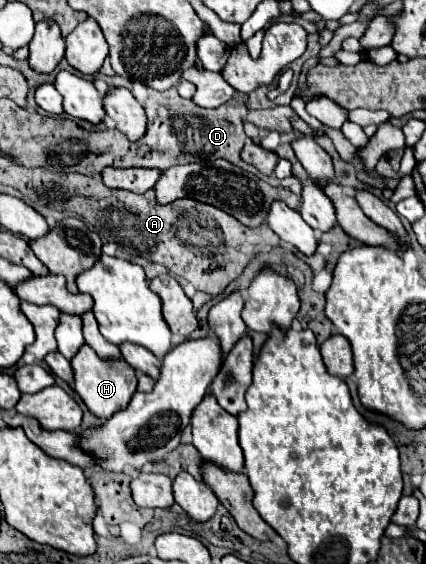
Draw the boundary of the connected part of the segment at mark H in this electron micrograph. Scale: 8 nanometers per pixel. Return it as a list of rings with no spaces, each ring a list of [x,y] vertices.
[[[83,344],[83,348],[75,354],[75,358],[71,360],[71,366],[75,374],[75,392],[81,396],[89,412],[95,414],[99,420],[107,420],[111,414],[125,408],[131,396],[135,394],[135,388],[137,388],[135,370],[129,364],[123,364],[123,368],[111,368],[111,364],[103,364],[103,360],[99,360],[95,352],[87,348],[87,344]]]

